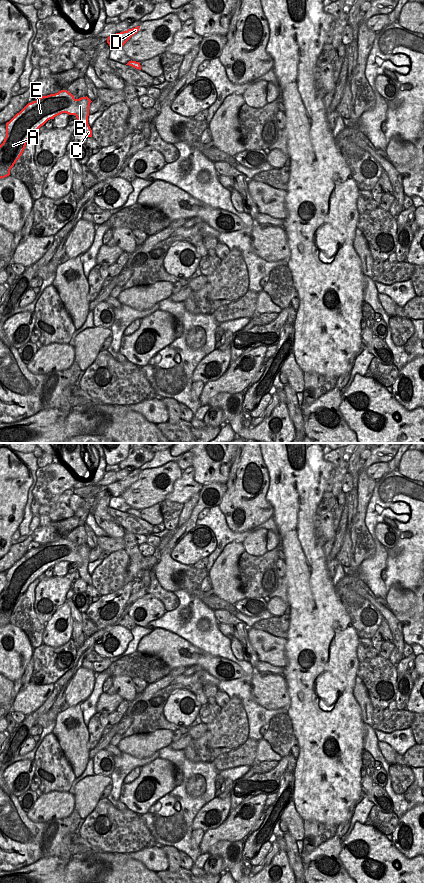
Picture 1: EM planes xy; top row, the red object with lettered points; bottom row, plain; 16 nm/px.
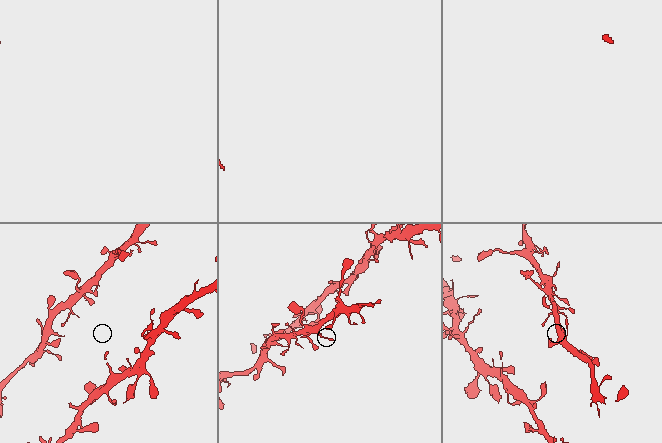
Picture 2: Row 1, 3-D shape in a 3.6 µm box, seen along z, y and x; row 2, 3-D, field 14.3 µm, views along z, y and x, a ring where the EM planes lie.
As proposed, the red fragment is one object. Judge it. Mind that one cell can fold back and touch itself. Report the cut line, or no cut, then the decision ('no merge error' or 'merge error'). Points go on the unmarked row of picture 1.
xy (87, 564), (80, 564), (77, 569) | merge error

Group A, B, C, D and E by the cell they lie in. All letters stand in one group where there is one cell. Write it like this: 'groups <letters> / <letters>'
groups A B D E / C

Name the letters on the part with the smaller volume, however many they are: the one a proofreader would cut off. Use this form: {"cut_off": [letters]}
{"cut_off": ["C"]}

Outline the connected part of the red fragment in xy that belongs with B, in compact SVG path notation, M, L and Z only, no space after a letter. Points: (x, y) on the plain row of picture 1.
M61 538L28 551L6 571L6 585L0 593L0 627L10 623L29 585L48 568L62 561L75 563L77 569L79 565L88 566L91 550L87 544L75 547L67 538Z

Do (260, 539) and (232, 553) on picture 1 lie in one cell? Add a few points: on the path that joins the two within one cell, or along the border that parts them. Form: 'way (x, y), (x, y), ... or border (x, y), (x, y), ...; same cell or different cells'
border (242, 543), (245, 550); different cells

